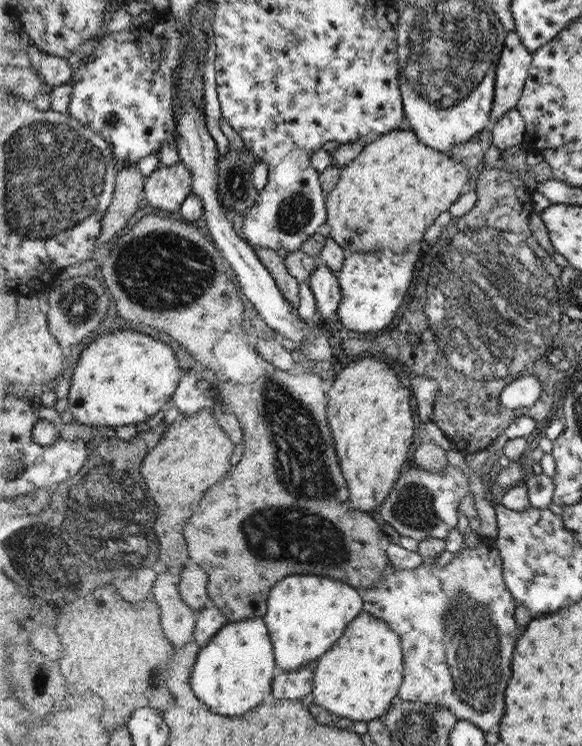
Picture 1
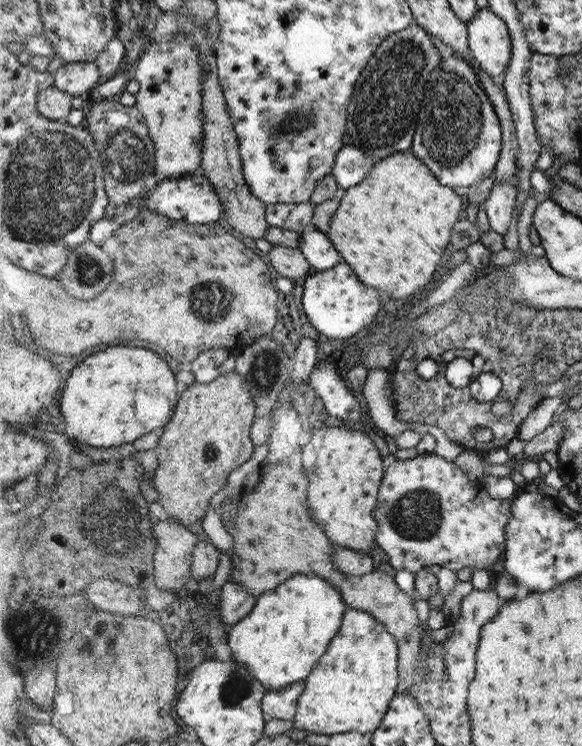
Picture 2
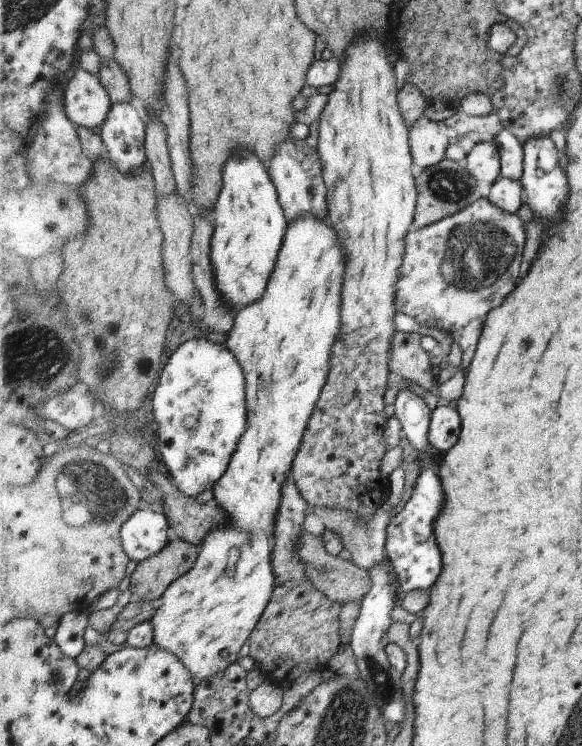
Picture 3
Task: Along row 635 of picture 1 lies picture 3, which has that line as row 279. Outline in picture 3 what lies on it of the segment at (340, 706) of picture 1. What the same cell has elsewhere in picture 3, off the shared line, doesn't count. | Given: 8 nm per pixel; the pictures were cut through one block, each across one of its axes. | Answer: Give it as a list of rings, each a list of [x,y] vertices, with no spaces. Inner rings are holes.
[[[376,32],[362,34],[346,50],[340,66],[338,82],[327,89],[328,104],[321,112],[317,153],[326,185],[327,219],[336,232],[344,254],[344,276],[341,289],[341,326],[330,350],[330,370],[321,390],[317,406],[309,420],[304,444],[294,461],[291,480],[300,496],[310,506],[354,510],[360,514],[360,524],[370,522],[378,508],[386,506],[388,478],[380,476],[380,462],[388,451],[382,440],[384,390],[388,380],[388,360],[394,336],[394,292],[401,277],[402,258],[406,252],[406,232],[412,224],[416,206],[416,187],[412,176],[412,156],[408,148],[408,123],[398,106],[396,78],[392,64],[386,58],[384,42]]]

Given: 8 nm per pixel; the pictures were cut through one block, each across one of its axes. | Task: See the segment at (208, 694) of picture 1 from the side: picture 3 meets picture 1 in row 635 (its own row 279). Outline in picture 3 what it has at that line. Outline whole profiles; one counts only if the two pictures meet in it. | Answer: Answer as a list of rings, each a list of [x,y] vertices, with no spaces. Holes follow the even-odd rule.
[[[244,151],[234,162],[228,162],[225,182],[213,214],[215,233],[212,262],[224,300],[239,312],[264,296],[266,285],[276,268],[289,222],[282,210],[277,187],[257,155]]]

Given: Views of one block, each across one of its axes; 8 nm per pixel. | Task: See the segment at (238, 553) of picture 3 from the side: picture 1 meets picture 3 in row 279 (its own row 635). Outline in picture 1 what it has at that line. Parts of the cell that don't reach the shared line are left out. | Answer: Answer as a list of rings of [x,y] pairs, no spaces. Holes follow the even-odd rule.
[[[302,574],[286,576],[282,584],[276,584],[269,593],[270,604],[262,619],[268,625],[278,666],[283,671],[297,671],[329,652],[364,610],[360,591],[340,579]]]

